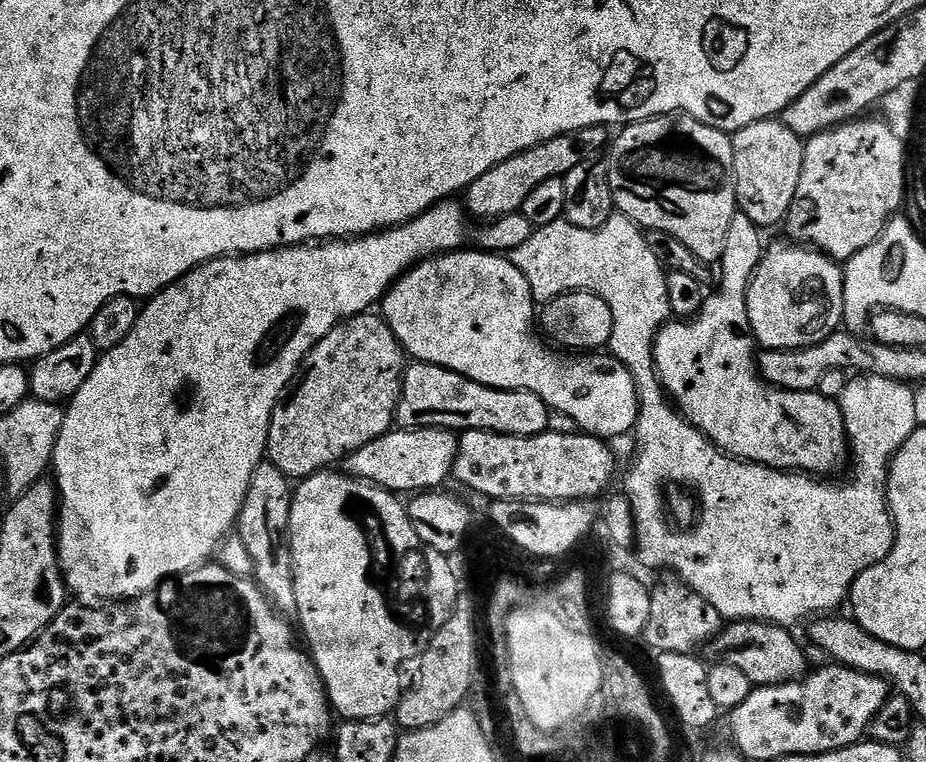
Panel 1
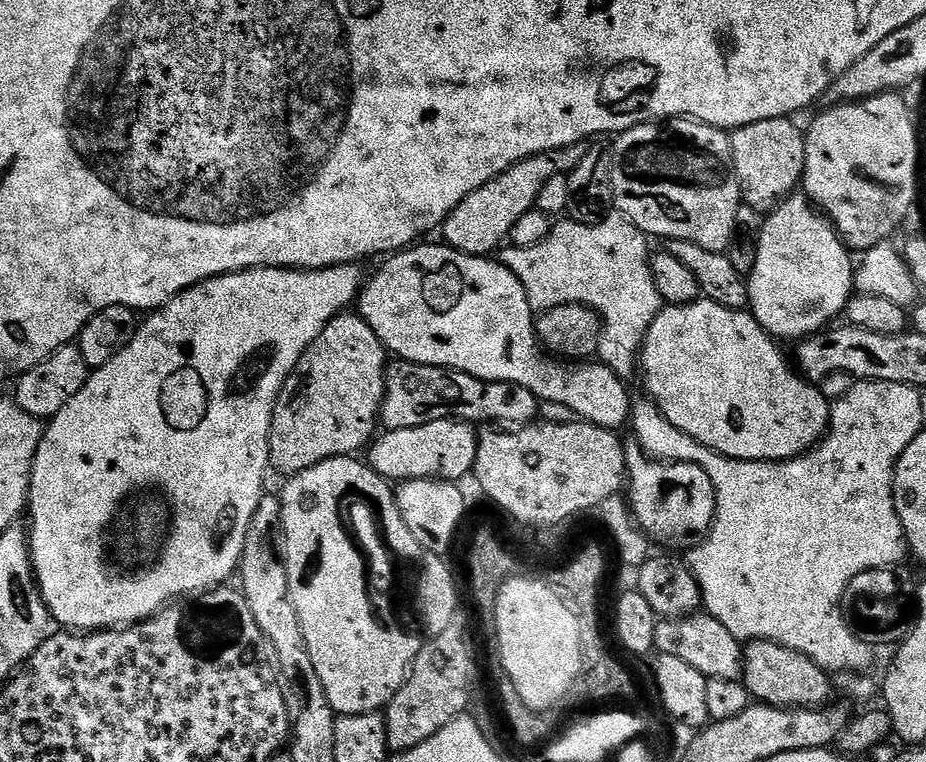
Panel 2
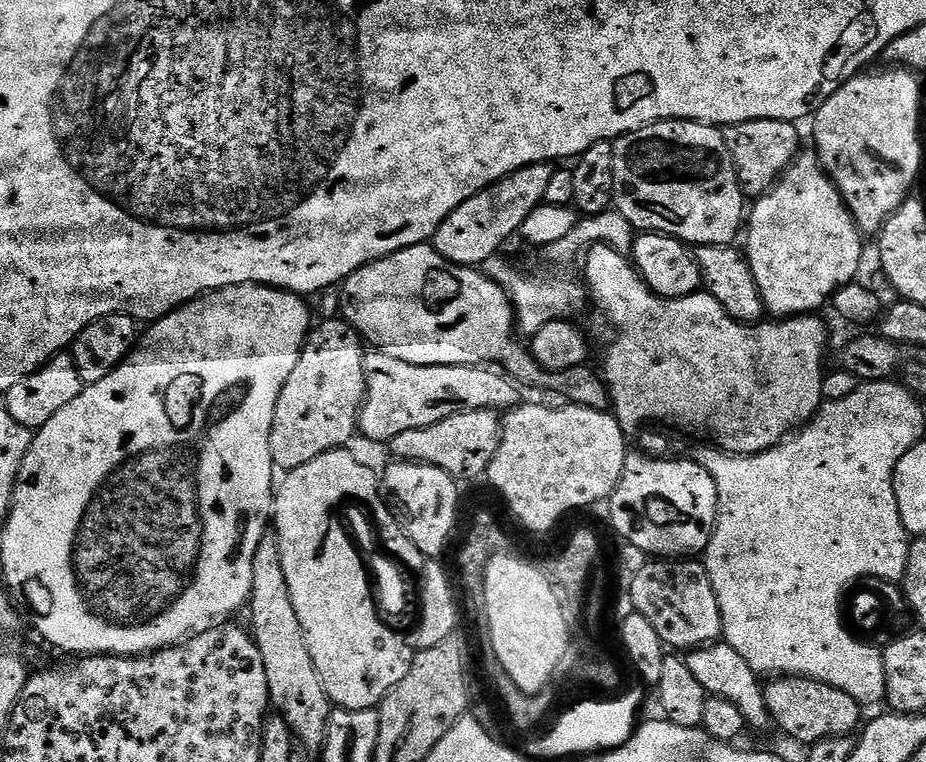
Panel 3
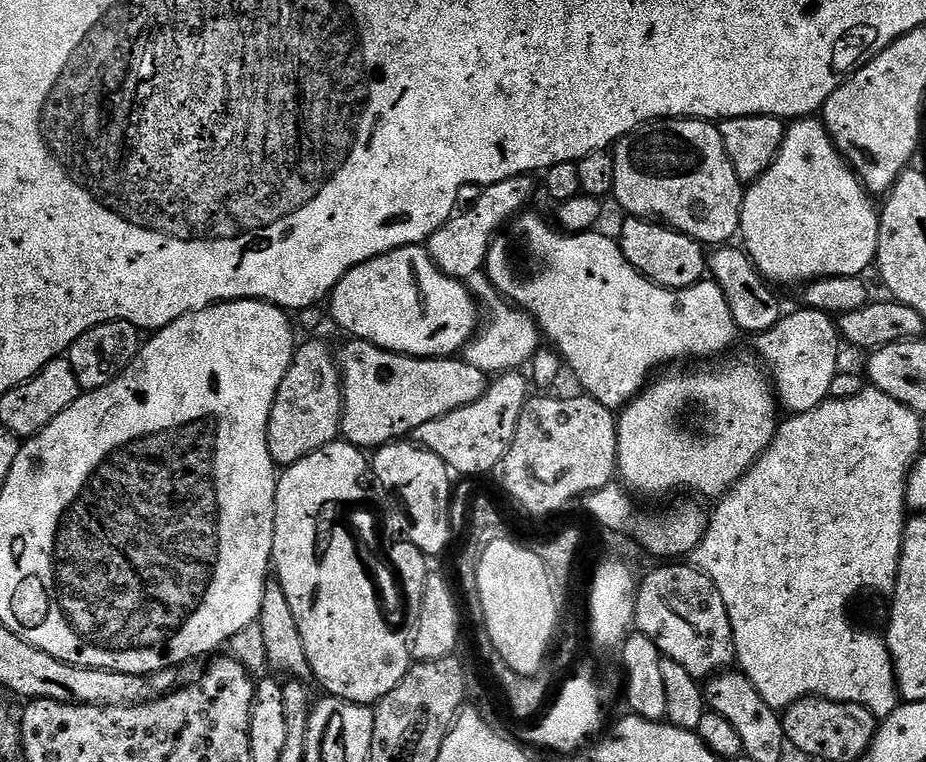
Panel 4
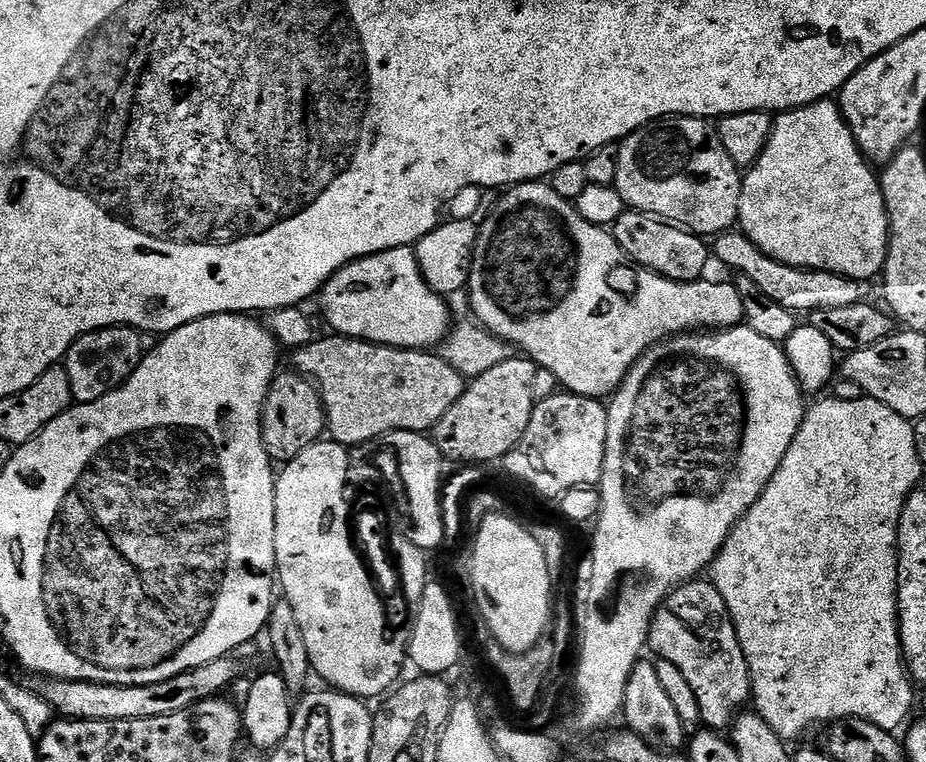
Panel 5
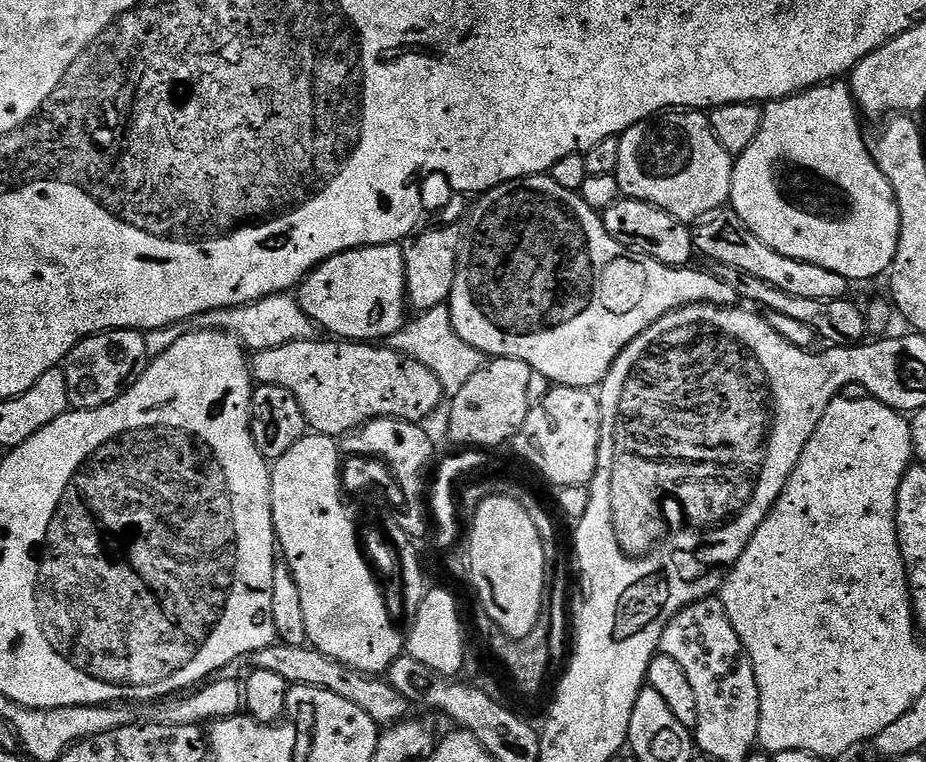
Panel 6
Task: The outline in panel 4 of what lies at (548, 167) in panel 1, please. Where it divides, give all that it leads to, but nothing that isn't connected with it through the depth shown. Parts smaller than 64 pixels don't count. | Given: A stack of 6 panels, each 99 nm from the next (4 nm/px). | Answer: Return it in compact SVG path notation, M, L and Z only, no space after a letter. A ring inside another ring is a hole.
M531 175L506 178L502 182L494 182L483 189L484 192L468 209L457 211L426 242L430 258L448 276L455 280L466 281L470 274L483 269L488 263L488 251L494 237L511 221L521 215L529 207L528 204L538 192Z

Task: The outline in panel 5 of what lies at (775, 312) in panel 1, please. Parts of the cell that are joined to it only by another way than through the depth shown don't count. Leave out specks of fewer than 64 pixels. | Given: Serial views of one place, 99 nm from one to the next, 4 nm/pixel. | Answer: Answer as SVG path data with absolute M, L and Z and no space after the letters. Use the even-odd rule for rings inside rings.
M835 99L819 100L813 104L807 104L801 108L794 108L791 112L779 113L772 121L772 133L768 139L766 150L758 158L758 162L747 169L740 185L740 219L739 227L745 236L748 236L779 264L789 264L795 268L817 268L834 274L848 276L852 280L867 282L871 276L879 277L884 270L884 263L888 257L888 211L884 205L884 195L880 189L880 181L873 165L869 163L863 152L856 144L854 134L850 126L844 121L844 115L840 113L840 105Z

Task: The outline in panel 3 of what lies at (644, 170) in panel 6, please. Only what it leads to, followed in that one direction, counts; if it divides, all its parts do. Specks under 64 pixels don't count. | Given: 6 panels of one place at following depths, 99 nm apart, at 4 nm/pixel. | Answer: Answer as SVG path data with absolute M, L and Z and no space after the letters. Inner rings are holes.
M657 120L655 124L647 124L645 128L639 128L633 132L627 132L624 136L616 137L612 149L614 150L614 194L612 195L614 208L631 222L633 229L640 232L661 232L667 236L683 240L689 246L732 244L739 232L741 235L742 225L746 220L746 204L744 208L746 197L740 188L728 143L725 142L723 131L719 127L701 124L698 120Z

